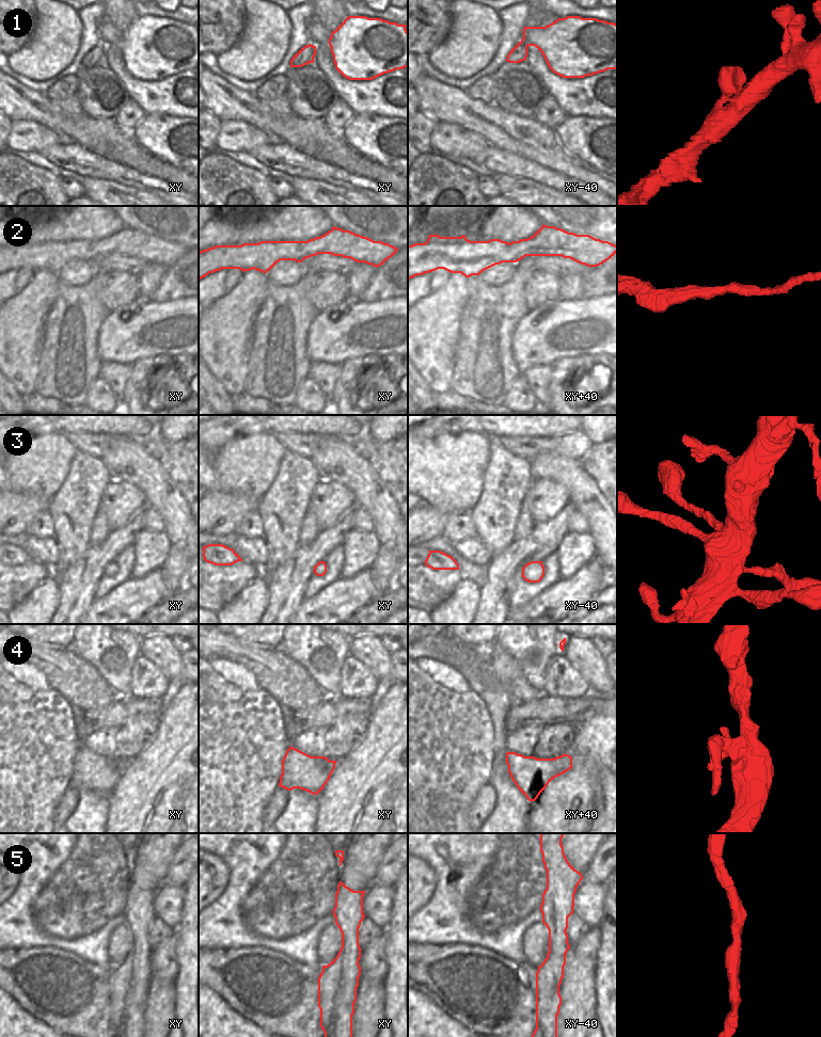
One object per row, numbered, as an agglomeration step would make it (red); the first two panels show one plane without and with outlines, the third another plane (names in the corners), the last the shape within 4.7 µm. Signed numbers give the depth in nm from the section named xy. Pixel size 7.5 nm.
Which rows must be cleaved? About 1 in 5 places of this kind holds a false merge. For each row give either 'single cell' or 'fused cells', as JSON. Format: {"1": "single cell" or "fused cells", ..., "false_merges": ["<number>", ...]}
{"1": "single cell", "2": "single cell", "3": "single cell", "4": "single cell", "5": "single cell", "false_merges": []}

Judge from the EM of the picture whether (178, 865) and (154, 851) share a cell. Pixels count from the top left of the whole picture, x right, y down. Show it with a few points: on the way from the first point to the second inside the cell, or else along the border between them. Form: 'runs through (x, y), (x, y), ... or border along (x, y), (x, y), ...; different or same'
border along (180, 844), (171, 860), (162, 883); different

